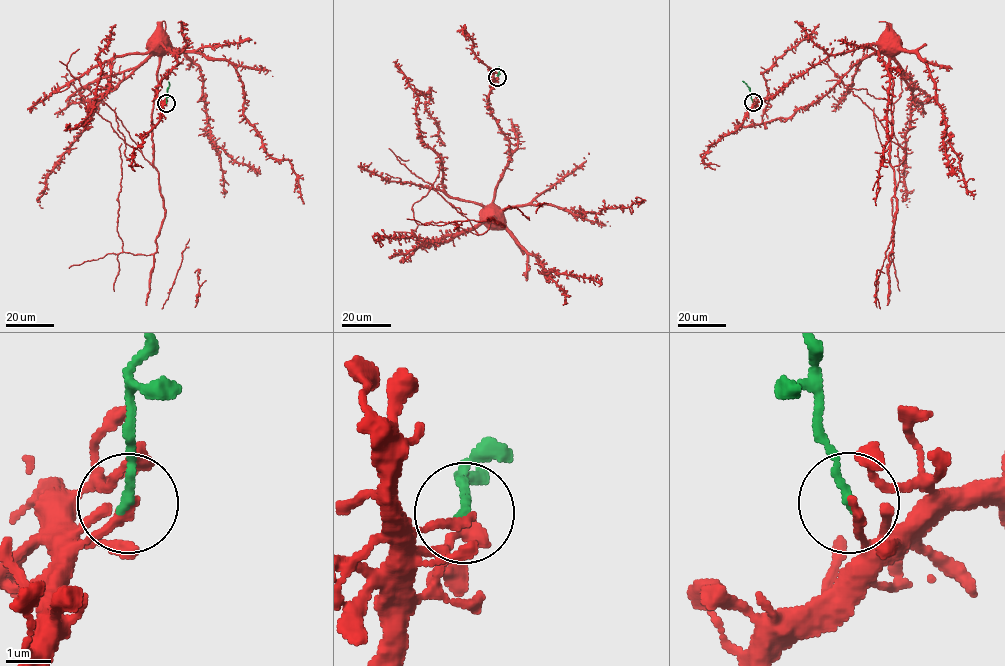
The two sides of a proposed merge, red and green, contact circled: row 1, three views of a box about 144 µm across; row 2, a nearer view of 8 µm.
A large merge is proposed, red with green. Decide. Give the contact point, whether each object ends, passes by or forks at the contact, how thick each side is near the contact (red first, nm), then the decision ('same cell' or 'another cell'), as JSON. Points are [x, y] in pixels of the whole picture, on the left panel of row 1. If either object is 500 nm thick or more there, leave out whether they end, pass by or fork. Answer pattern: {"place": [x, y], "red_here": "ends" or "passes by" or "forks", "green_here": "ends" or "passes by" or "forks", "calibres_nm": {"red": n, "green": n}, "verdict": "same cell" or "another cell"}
{"place": [166, 103], "red_here": "ends", "green_here": "ends", "calibres_nm": {"red": 200, "green": 200}, "verdict": "another cell"}

